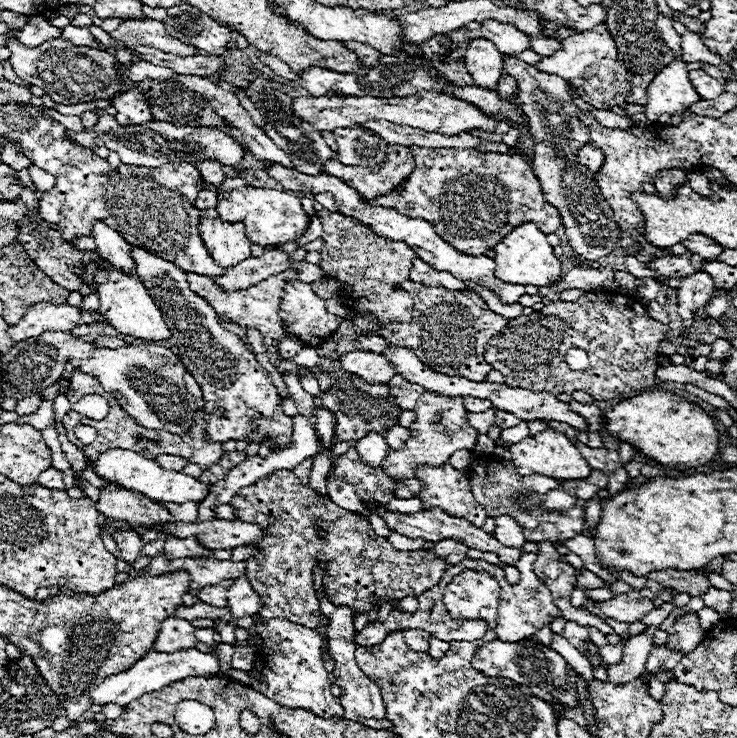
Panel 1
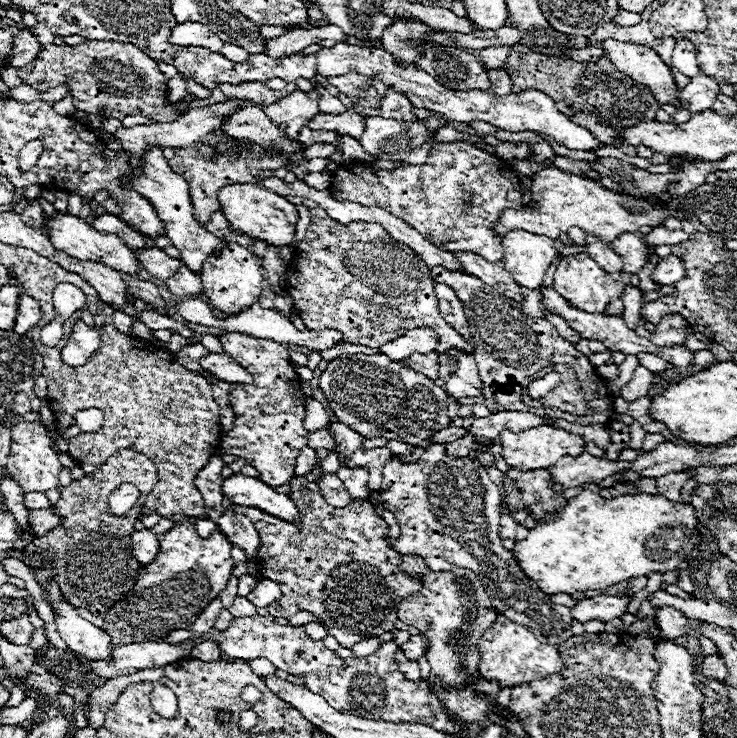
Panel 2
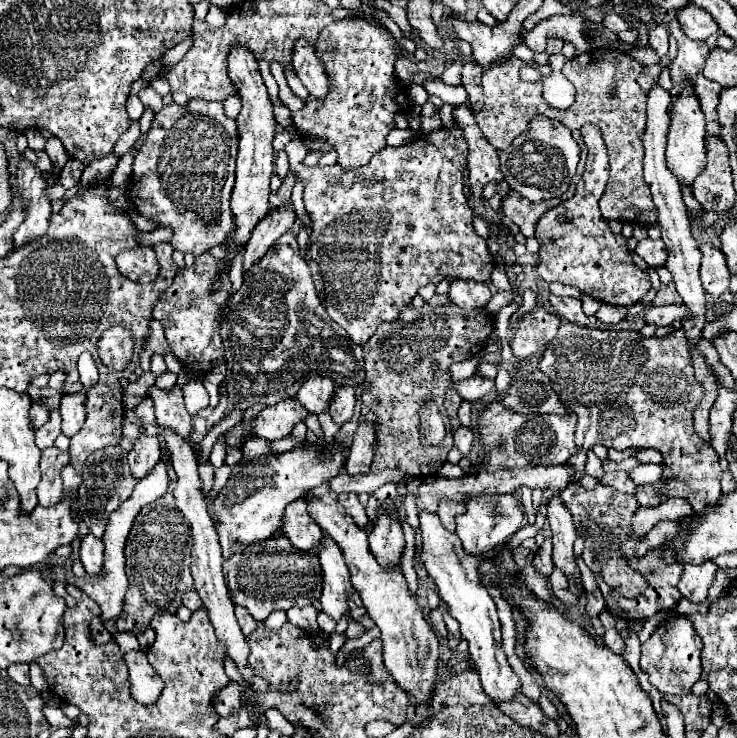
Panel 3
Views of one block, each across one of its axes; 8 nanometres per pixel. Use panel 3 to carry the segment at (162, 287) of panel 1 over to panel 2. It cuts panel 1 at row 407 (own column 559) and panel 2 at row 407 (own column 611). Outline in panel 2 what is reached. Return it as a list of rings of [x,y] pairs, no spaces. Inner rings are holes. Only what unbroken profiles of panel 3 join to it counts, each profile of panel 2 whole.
[[[226,332],[218,340],[220,340],[224,352],[230,358],[234,358],[242,368],[246,368],[254,378],[254,382],[250,382],[250,384],[230,384],[228,406],[234,412],[234,428],[220,434],[220,452],[246,460],[246,464],[250,464],[258,470],[258,478],[272,488],[288,484],[294,478],[296,458],[298,458],[300,450],[308,444],[308,432],[304,430],[304,416],[306,416],[304,398],[306,396],[302,392],[300,378],[288,358],[288,350],[272,340],[256,340],[252,336],[244,336],[240,332]]]

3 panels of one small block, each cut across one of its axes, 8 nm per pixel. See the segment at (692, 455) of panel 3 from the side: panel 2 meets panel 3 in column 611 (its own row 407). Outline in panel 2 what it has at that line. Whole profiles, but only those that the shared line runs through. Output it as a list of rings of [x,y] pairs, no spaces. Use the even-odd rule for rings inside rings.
[[[342,354],[328,362],[328,368],[320,374],[320,390],[324,392],[330,410],[336,414],[338,422],[344,422],[348,428],[358,432],[364,438],[386,438],[398,440],[412,446],[422,446],[426,438],[434,432],[450,426],[448,410],[448,394],[436,382],[426,378],[424,374],[406,366],[406,362],[394,362],[384,354]],[[324,374],[356,374],[356,376],[324,376]]]

